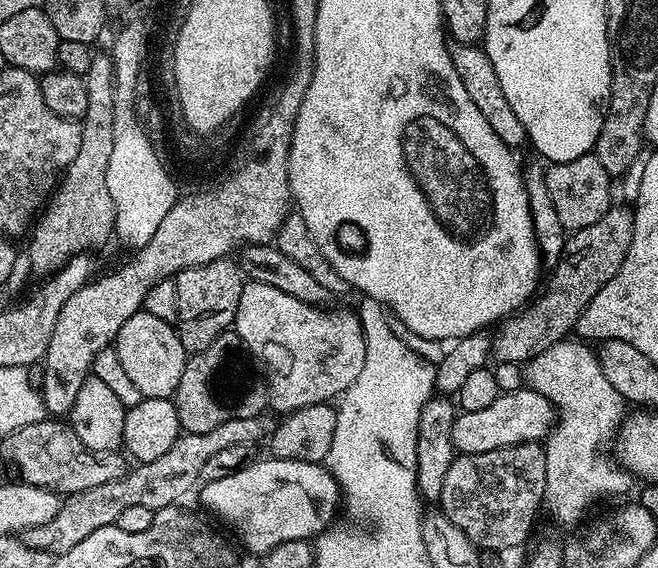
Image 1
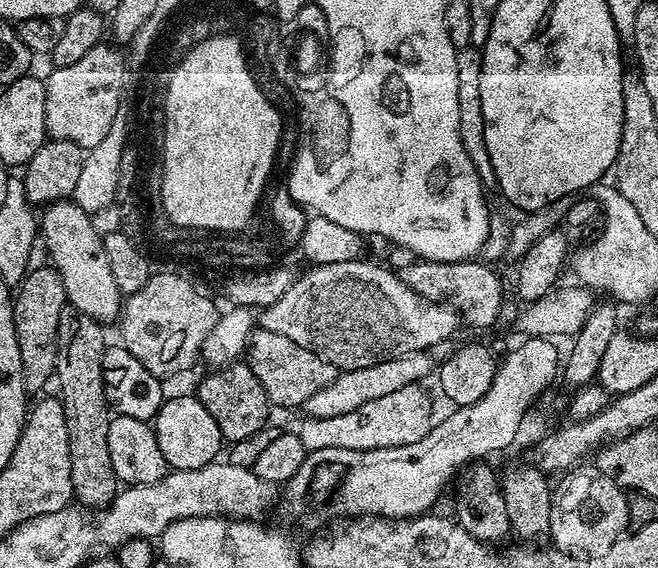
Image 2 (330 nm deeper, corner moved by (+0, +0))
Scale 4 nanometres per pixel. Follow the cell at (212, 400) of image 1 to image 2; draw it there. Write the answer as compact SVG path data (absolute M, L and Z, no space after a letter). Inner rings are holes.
M233 362L209 372L209 376L200 384L198 399L202 402L202 406L206 406L206 410L210 410L210 418L218 422L221 437L231 442L250 438L250 434L262 431L269 423L270 401L252 367L247 362Z

